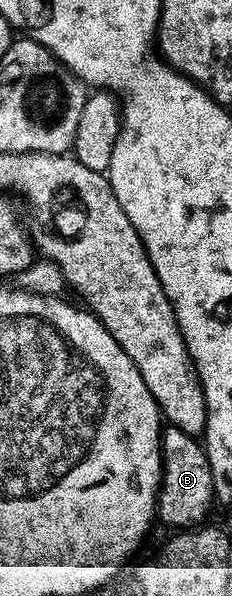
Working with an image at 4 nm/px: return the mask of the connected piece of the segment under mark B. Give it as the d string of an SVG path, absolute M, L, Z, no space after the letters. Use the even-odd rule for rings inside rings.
M166 426L161 433L161 488L157 490L156 518L161 519L173 529L192 529L202 526L209 515L209 510L215 507L213 494L213 478L211 477L211 465L205 452L202 440L196 435L183 433L183 429Z

